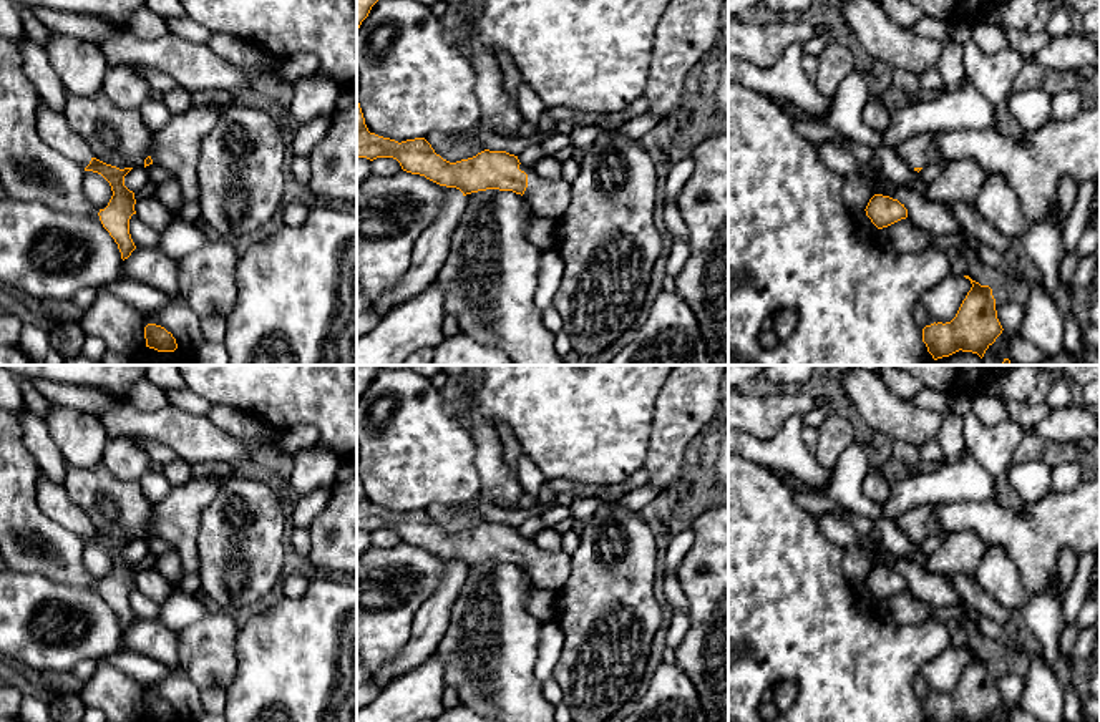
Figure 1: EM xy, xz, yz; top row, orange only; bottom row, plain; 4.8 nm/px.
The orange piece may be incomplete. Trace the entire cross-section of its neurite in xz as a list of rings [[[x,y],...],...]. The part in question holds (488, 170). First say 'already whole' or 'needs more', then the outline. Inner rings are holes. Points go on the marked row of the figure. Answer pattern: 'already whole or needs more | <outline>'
needs more | [[[357,70],[357,158],[367,158],[370,161],[377,158],[393,158],[400,163],[402,169],[411,174],[425,176],[426,179],[446,186],[456,188],[463,196],[486,191],[513,191],[526,198],[529,209],[534,216],[549,221],[559,221],[571,202],[571,183],[562,179],[548,181],[534,173],[534,168],[523,166],[518,156],[506,151],[484,149],[473,158],[450,163],[435,153],[431,144],[425,138],[415,138],[406,141],[395,141],[390,138],[370,133],[358,103],[358,70]]]

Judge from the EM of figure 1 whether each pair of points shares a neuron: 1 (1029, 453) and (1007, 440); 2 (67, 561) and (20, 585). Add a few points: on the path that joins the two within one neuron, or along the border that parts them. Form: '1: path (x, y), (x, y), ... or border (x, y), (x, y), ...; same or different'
1: border (1026, 434), (1012, 460); different
2: border (17, 571), (42, 575), (77, 586); different

